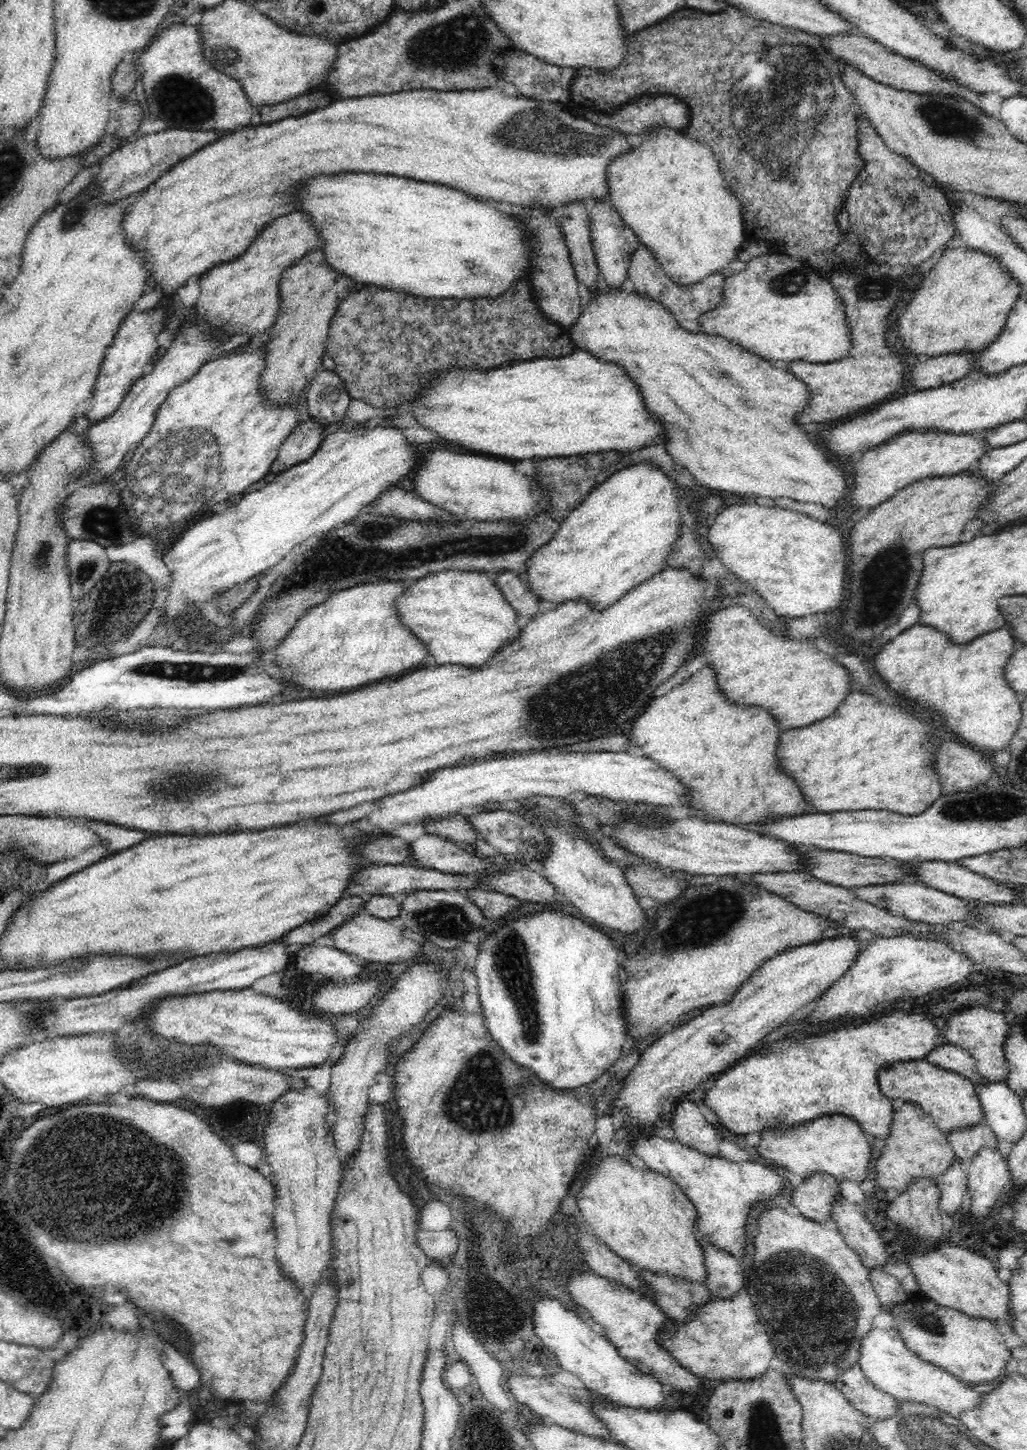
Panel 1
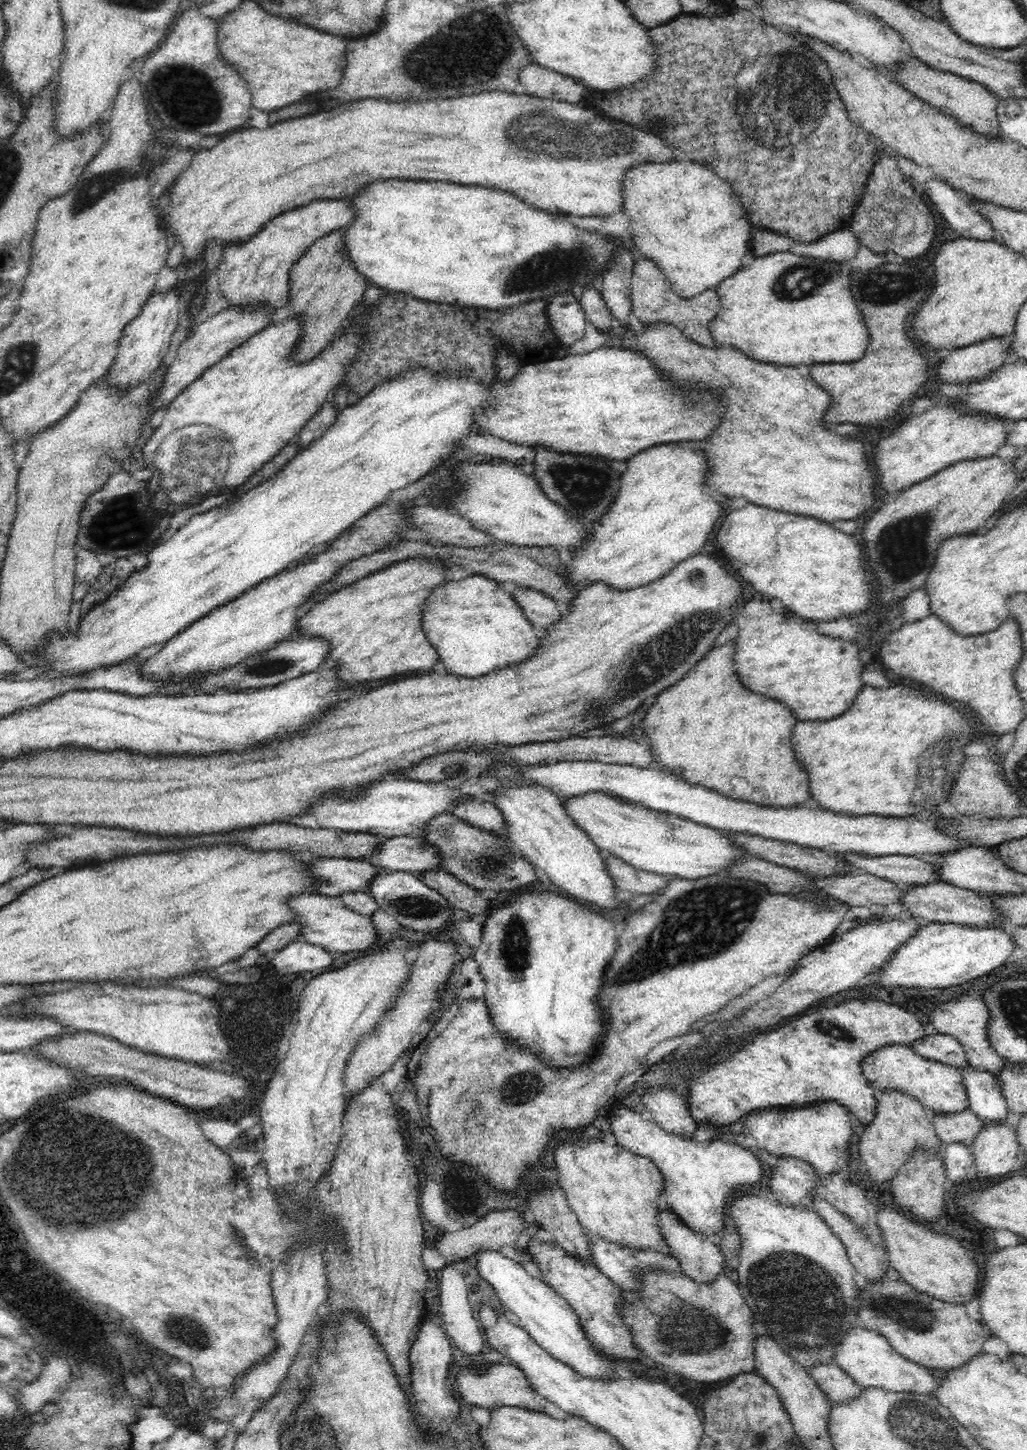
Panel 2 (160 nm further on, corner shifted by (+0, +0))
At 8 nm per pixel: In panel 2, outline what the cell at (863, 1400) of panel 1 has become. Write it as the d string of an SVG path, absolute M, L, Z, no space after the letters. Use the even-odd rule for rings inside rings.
M820 1363L808 1370L820 1390L835 1404L848 1402L862 1394L862 1387L854 1382L850 1374L836 1364Z

